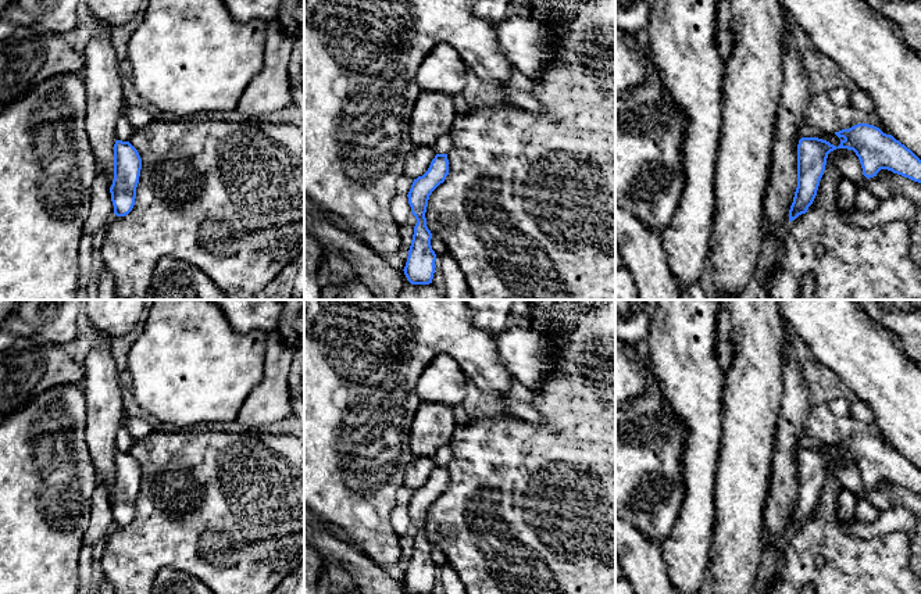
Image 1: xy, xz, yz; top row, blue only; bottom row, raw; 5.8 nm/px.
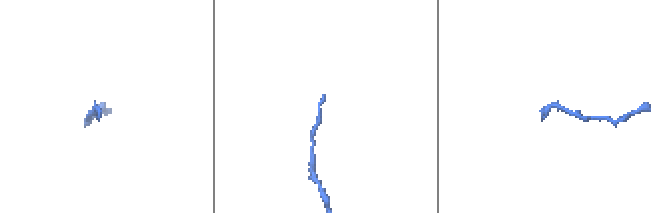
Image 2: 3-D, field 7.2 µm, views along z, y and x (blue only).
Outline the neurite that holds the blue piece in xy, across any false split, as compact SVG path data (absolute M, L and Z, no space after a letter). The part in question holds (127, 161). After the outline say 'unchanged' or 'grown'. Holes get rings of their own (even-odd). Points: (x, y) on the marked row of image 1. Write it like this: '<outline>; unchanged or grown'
M115 140L114 180L110 193L117 217L125 217L132 211L140 169L142 158L138 150L129 142Z; unchanged

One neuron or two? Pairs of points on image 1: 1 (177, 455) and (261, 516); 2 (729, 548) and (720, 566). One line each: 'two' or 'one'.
1: one
2: one

